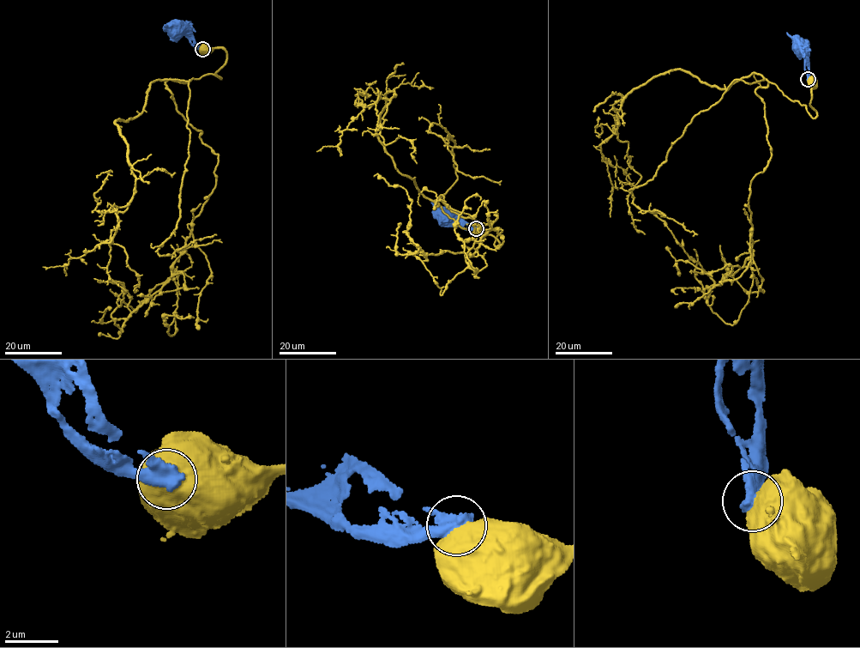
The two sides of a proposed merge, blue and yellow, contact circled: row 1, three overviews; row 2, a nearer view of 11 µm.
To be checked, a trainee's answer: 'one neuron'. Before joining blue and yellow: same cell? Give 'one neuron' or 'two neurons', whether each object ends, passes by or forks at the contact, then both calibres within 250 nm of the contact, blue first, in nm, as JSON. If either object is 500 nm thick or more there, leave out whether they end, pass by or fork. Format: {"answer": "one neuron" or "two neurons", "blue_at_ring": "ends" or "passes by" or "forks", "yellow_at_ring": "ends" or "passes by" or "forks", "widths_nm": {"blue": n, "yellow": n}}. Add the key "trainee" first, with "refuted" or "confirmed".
{"trainee": "refuted", "answer": "two neurons", "widths_nm": {"blue": 480, "yellow": 1050}}

